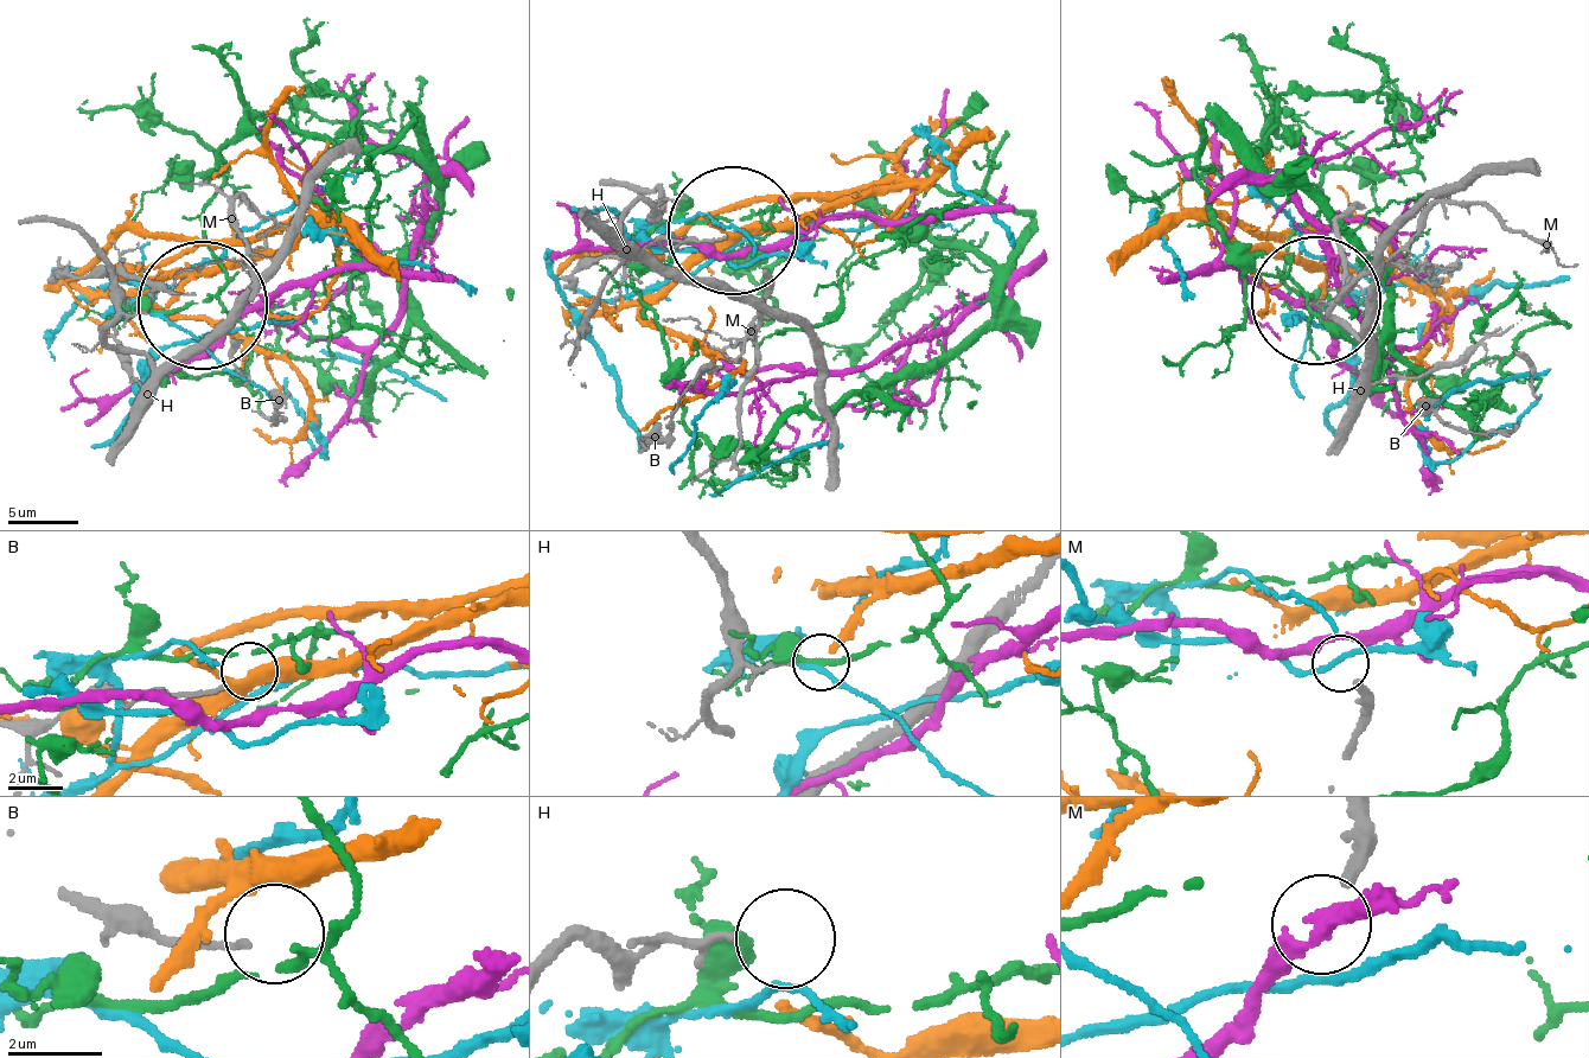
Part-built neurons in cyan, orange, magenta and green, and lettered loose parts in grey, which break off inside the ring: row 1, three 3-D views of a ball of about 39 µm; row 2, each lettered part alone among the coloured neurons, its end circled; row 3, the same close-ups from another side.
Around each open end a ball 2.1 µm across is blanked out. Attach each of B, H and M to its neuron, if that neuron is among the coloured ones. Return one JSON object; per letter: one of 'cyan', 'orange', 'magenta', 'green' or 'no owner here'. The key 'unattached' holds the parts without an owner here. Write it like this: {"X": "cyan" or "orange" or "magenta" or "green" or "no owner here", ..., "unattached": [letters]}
{"B": "no owner here", "H": "no owner here", "M": "magenta", "unattached": ["B", "H"]}

